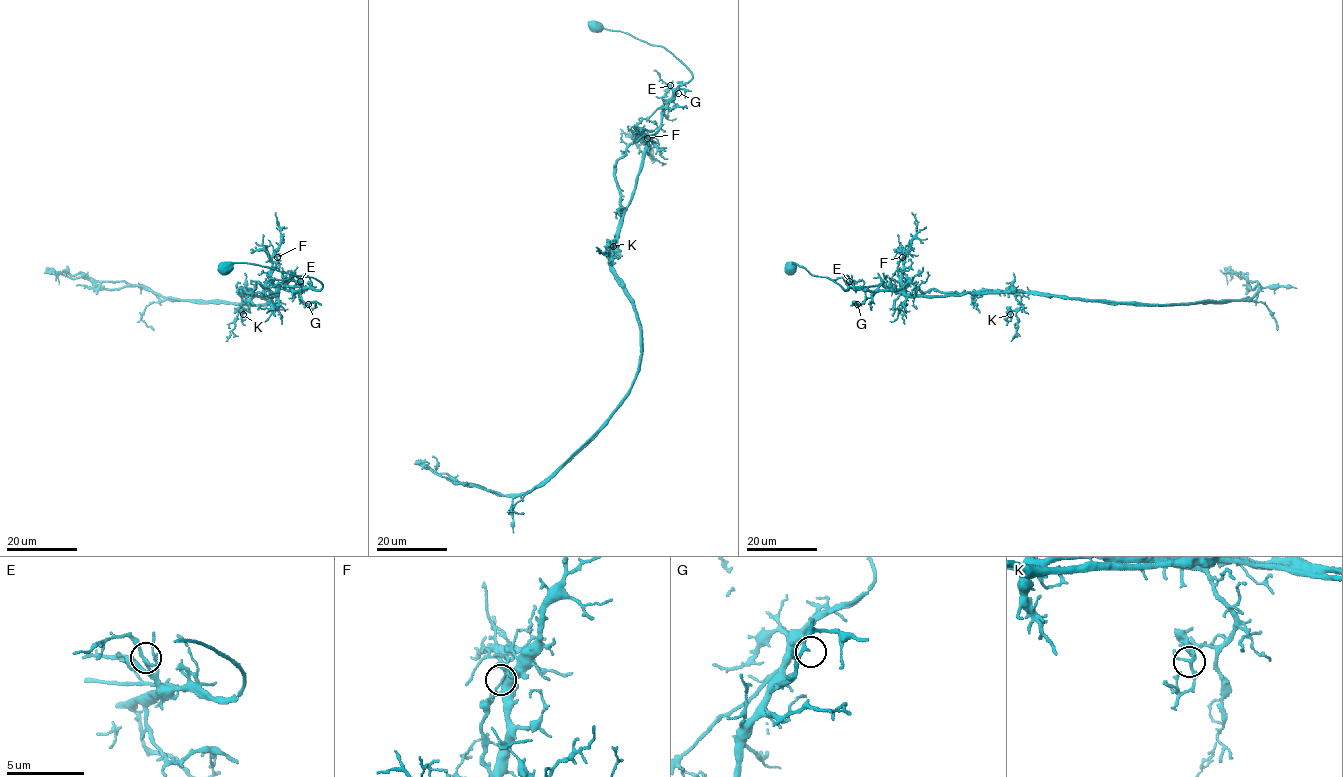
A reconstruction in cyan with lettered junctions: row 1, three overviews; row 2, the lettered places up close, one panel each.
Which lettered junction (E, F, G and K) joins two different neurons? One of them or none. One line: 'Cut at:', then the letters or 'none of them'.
Cut at: F

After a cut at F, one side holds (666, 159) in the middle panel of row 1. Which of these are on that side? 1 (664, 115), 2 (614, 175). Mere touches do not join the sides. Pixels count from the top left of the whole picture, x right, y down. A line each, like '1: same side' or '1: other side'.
1: same side
2: other side

